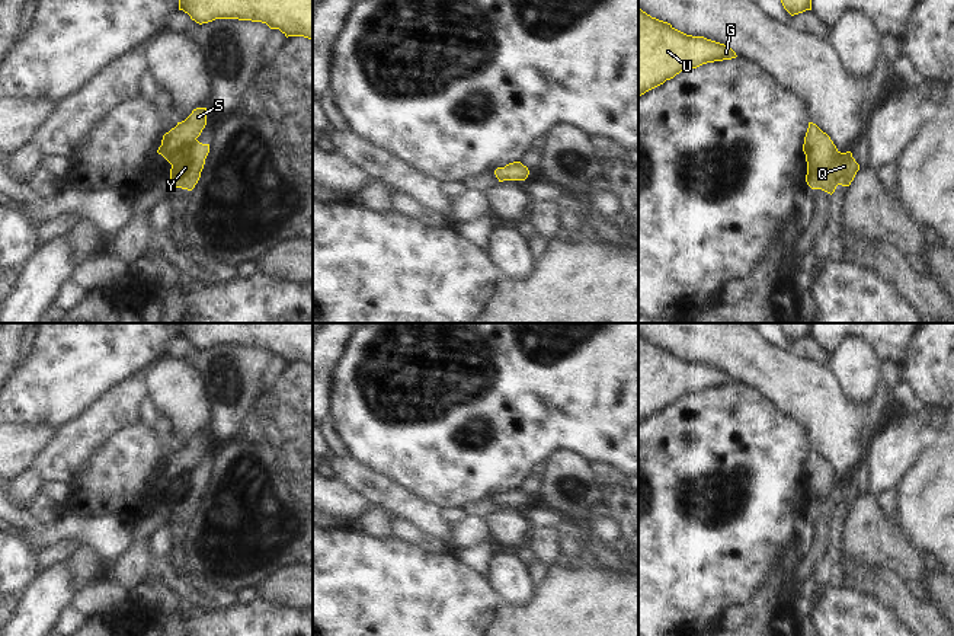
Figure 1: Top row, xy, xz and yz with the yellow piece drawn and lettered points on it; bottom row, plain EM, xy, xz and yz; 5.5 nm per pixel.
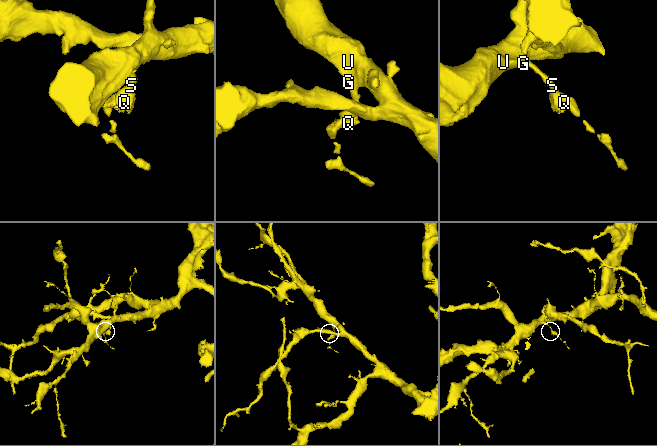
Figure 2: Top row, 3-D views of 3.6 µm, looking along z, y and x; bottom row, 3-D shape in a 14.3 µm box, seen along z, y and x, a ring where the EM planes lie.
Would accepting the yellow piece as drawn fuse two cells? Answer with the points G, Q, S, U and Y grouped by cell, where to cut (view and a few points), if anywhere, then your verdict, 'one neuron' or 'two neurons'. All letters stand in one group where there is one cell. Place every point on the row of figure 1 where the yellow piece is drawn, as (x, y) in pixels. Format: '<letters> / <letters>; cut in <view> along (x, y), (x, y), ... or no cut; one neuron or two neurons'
G Q S U Y; no cut; one neuron

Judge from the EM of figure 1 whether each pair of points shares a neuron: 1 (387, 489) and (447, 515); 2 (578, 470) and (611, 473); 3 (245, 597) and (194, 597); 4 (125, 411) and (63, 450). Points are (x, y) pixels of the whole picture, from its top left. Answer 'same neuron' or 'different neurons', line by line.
1: different neurons
2: different neurons
3: different neurons
4: same neuron

